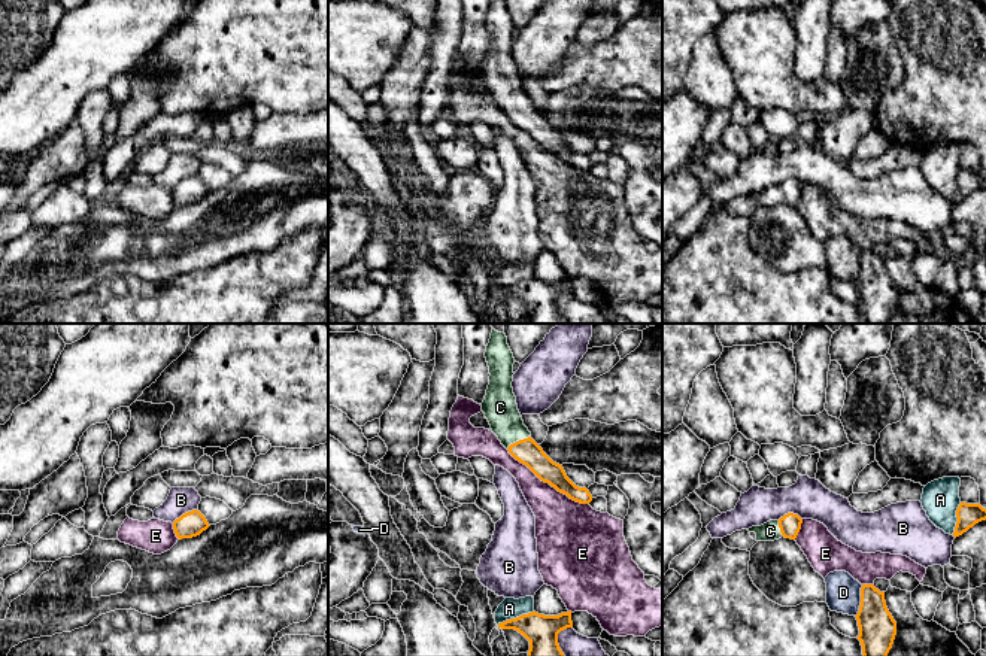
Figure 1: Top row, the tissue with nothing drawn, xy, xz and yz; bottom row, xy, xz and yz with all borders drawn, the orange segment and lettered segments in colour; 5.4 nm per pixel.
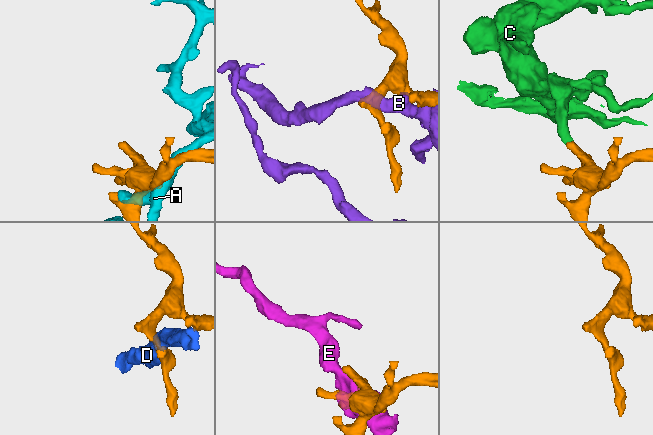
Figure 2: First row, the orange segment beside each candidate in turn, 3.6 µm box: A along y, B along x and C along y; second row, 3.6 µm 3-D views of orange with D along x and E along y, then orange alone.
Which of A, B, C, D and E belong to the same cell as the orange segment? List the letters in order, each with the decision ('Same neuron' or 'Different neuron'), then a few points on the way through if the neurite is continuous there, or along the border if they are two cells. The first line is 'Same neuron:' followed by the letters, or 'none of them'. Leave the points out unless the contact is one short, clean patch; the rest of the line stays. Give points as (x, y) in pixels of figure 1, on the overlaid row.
Same neuron: C
A: Different neuron
B: Different neuron
C: Same neuron. Path across: xz (527, 450), (519, 440), (506, 424), (500, 407)
D: Different neuron
E: Different neuron

